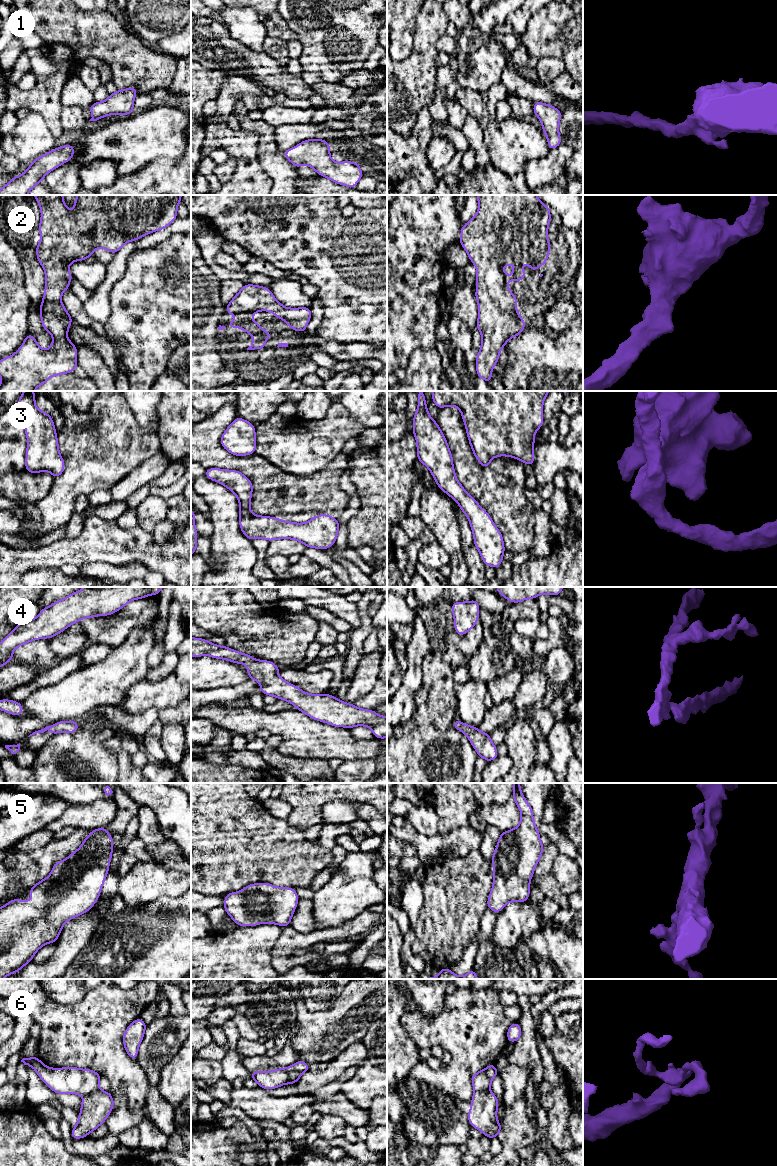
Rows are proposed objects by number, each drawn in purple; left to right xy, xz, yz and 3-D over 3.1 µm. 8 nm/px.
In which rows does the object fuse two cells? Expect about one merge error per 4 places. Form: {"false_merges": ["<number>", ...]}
{"false_merges": ["6"]}

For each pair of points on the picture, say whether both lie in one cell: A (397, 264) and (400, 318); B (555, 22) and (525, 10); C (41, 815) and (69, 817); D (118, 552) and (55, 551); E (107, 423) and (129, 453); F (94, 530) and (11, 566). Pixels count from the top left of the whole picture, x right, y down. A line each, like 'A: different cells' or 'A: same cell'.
A: same cell
B: different cells
C: different cells
D: same cell
E: same cell
F: same cell

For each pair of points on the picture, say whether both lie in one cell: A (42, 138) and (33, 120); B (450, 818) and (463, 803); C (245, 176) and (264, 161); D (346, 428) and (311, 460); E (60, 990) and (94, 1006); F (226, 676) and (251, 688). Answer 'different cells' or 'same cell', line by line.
A: same cell
B: same cell
C: different cells
D: same cell
E: different cells
F: different cells

